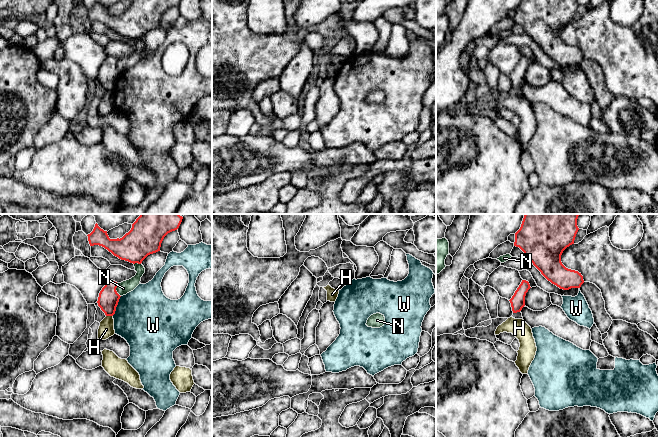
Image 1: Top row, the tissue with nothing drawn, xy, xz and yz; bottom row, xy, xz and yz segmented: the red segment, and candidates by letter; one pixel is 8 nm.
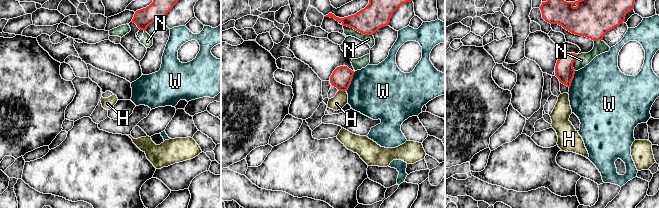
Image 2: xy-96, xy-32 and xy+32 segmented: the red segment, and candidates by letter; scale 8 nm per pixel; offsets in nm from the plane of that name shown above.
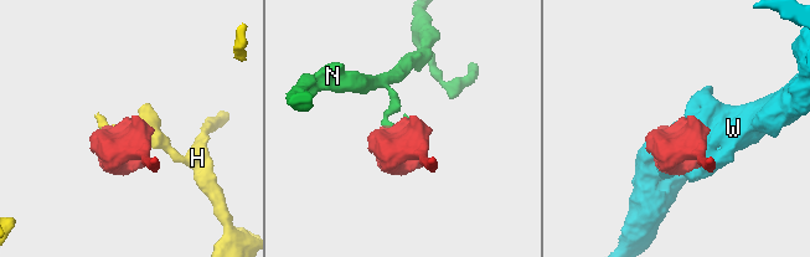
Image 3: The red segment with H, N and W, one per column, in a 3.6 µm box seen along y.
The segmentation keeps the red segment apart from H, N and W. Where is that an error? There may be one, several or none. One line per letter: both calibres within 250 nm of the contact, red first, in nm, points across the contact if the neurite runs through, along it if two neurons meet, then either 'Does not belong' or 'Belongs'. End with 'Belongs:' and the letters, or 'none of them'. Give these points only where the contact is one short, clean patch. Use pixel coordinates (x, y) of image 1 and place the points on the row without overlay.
H: Thickness 170 nm (red) against 130 nm. Boundary: xy (106, 91), (112, 92). Does not belong
N: Thickness 170 nm (red) against 100 nm. Does not belong
W: Thickness 170 nm (red) against 480 nm. Does not belong
Belongs: none of them

